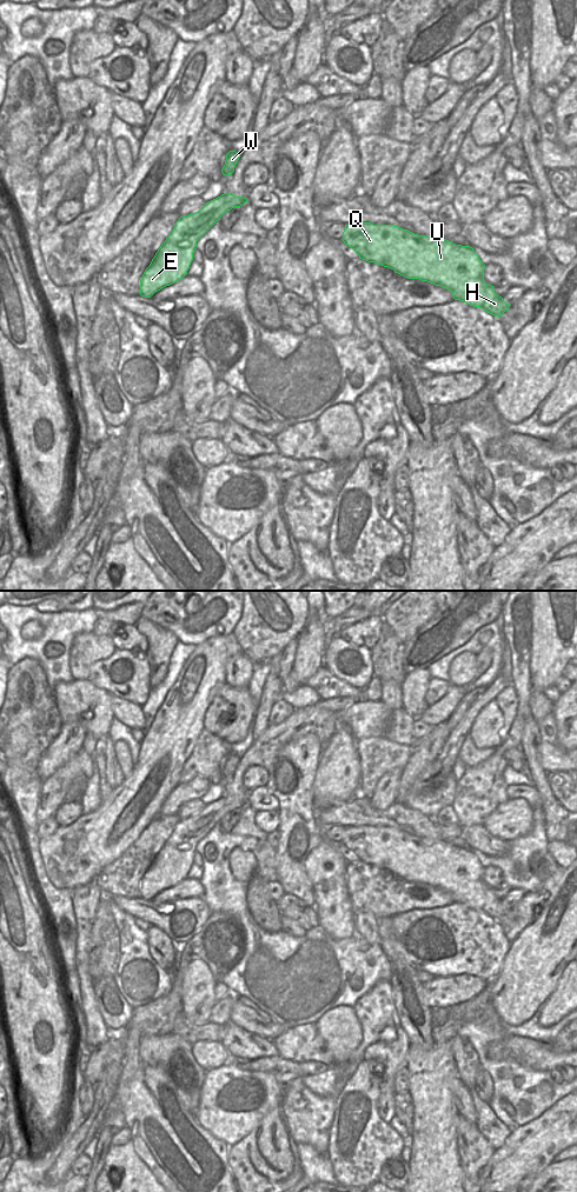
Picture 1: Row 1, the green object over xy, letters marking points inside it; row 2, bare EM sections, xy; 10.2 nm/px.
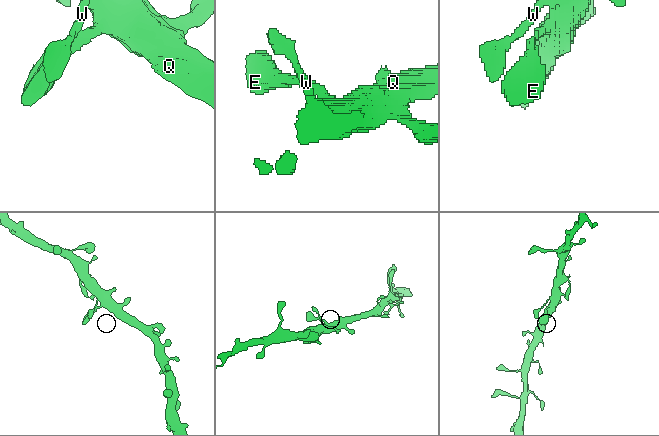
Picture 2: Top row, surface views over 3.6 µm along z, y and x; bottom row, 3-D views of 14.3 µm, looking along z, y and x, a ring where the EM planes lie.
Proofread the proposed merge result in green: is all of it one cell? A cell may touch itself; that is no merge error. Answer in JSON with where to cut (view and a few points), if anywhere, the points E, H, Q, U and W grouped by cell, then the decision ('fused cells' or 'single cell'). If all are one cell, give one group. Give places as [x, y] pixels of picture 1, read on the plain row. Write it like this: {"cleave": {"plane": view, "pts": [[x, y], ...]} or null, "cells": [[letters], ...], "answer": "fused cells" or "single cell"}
{"cleave": null, "cells": [["E", "H", "Q", "U", "W"]], "answer": "single cell"}

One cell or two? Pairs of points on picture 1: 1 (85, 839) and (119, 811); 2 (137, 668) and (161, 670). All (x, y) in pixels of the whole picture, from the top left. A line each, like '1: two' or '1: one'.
1: one
2: two

